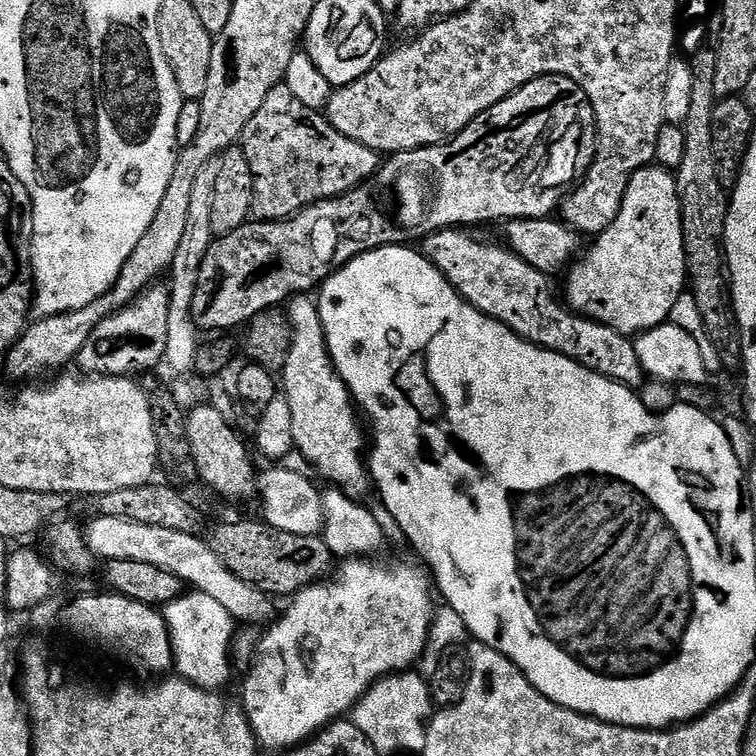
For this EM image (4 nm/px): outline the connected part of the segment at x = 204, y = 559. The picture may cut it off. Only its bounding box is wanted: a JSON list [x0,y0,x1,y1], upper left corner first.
[86,516,273,626]

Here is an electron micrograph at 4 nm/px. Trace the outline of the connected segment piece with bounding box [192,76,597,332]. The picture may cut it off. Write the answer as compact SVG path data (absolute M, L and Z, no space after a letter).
M539 76L537 80L531 80L526 86L522 86L518 91L509 94L502 102L490 106L490 110L478 114L478 118L474 118L474 122L470 122L451 140L443 144L435 144L429 148L419 148L418 150L389 155L369 180L348 192L343 192L337 199L320 200L317 204L311 204L309 208L303 208L295 216L290 216L286 220L256 220L255 222L249 222L230 234L213 239L212 243L208 245L208 252L204 256L202 279L199 287L196 288L196 300L192 304L192 319L204 330L207 330L207 328L213 328L216 332L222 331L223 328L237 328L237 330L240 330L247 326L258 314L275 309L280 306L280 303L283 305L285 302L291 301L294 296L308 294L319 289L320 285L332 275L337 265L349 264L354 258L358 258L375 248L389 248L391 244L408 246L413 242L423 241L424 237L433 236L434 233L440 232L444 228L472 226L468 224L492 224L495 220L507 222L518 218L551 217L563 204L564 197L568 195L573 185L587 176L588 167L592 165L592 161L596 158L596 137L596 115L592 109L590 98L582 90L582 86L578 86L578 82L574 82L565 76Z

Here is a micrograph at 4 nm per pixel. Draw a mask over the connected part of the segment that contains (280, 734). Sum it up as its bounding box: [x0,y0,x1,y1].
[242,558,434,750]

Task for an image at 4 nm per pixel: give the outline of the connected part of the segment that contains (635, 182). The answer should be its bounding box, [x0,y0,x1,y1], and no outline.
[562,166,690,338]

